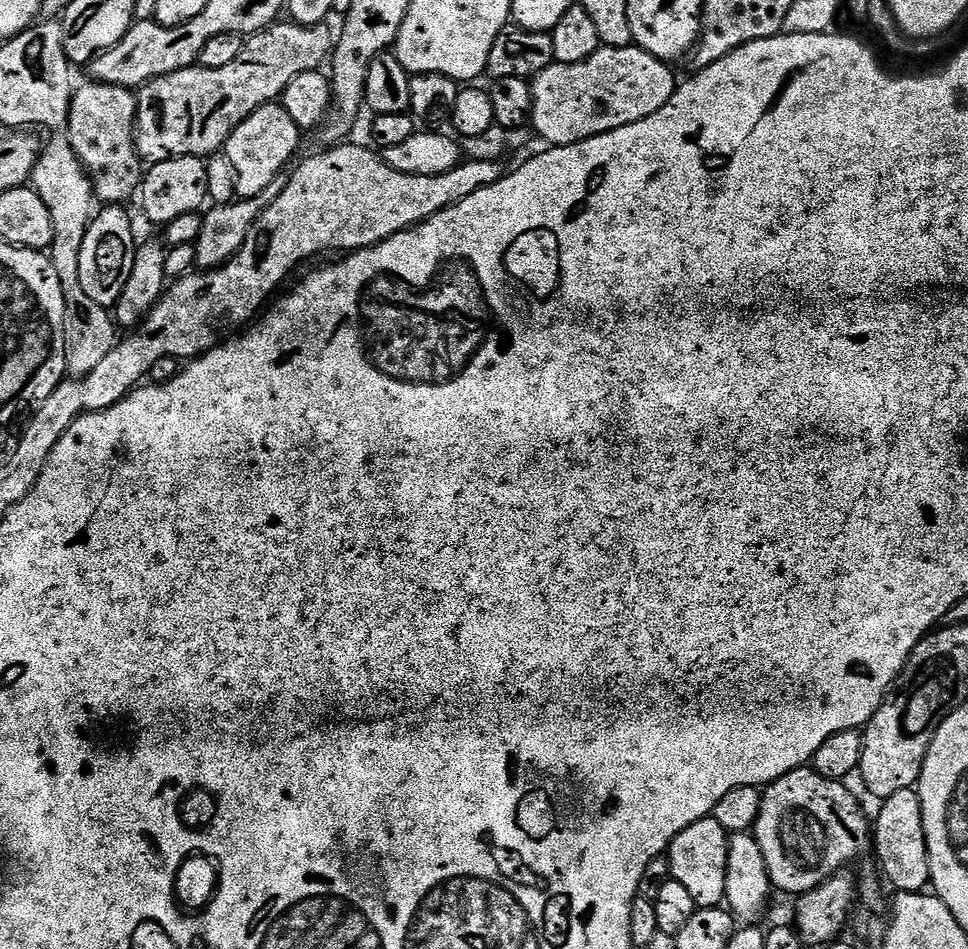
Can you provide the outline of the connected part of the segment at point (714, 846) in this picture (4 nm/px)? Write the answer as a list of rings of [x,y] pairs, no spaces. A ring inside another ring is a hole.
[[[709,818],[686,826],[668,845],[666,855],[672,868],[671,879],[686,886],[697,908],[719,908],[725,903],[729,835],[715,818]]]

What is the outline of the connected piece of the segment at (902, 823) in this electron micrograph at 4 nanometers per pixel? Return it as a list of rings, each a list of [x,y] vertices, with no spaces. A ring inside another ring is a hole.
[[[916,788],[898,790],[898,794],[890,794],[883,797],[880,813],[874,816],[874,852],[880,859],[880,868],[884,876],[896,887],[897,893],[902,892],[924,892],[930,884],[930,862],[926,850],[926,834],[922,826],[922,806],[920,805],[920,794]]]

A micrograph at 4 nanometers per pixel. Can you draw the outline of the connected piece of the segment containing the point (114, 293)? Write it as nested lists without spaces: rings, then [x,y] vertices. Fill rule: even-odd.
[[[104,206],[91,217],[91,223],[85,230],[85,240],[82,242],[81,260],[78,270],[81,274],[82,289],[88,298],[100,303],[103,308],[111,309],[118,302],[122,294],[122,286],[126,286],[126,278],[130,278],[130,270],[134,270],[134,258],[138,247],[138,239],[132,233],[132,220],[120,206]]]

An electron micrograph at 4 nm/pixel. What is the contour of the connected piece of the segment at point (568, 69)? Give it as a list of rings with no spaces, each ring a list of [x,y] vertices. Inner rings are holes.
[[[629,46],[626,48],[600,47],[590,58],[573,64],[552,63],[542,70],[531,81],[532,86],[532,119],[531,127],[535,135],[545,140],[545,145],[559,146],[577,144],[586,138],[594,138],[598,134],[606,134],[610,130],[618,130],[618,126],[630,126],[630,122],[642,122],[642,118],[650,118],[675,94],[678,79],[671,72],[669,65],[663,60],[654,58],[646,50]]]

